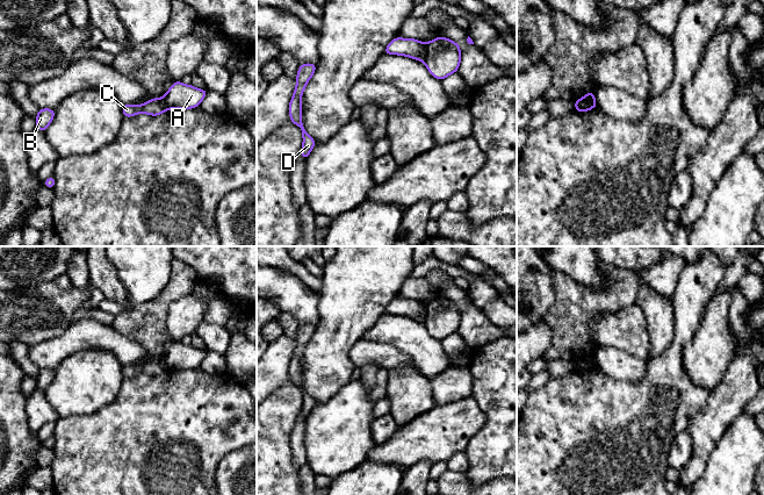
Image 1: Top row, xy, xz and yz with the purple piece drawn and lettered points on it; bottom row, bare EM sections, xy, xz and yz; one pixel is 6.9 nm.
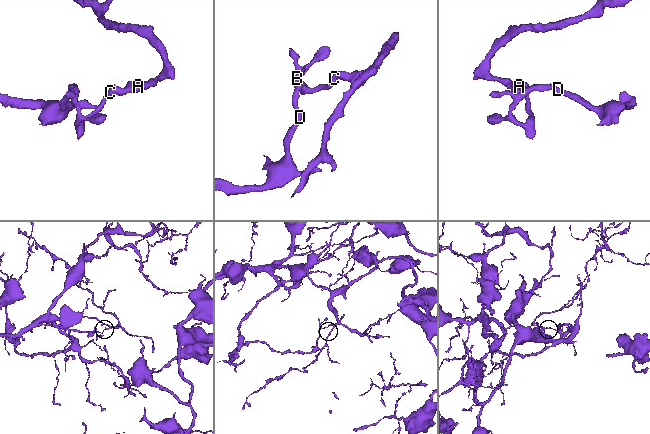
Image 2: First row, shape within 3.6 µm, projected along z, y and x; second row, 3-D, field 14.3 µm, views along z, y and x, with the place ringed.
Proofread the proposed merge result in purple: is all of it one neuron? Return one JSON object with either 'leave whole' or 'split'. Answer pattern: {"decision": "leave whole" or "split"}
{"decision": "split"}

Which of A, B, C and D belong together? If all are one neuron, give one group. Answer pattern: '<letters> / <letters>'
A / B C D

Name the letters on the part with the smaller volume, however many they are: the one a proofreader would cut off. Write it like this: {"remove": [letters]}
{"remove": ["A"]}

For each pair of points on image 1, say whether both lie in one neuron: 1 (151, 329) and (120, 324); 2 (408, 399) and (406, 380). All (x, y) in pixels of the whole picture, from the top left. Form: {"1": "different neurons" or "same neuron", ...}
{"1": "same neuron", "2": "same neuron"}

